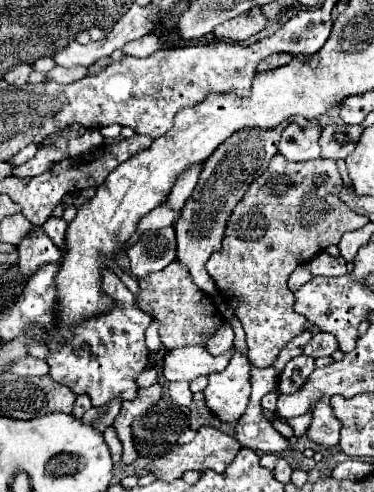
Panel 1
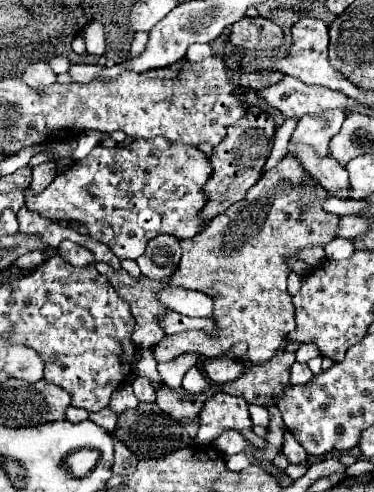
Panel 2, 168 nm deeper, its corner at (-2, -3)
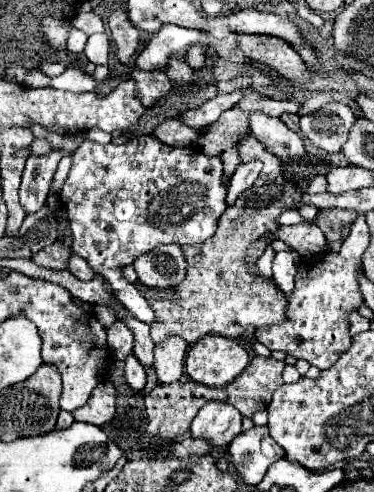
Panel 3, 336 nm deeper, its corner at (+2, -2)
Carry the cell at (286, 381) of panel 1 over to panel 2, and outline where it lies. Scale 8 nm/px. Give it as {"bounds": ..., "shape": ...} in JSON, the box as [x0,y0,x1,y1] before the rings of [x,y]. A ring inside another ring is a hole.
{"bounds":[290,363,312,385],"shape":[[[294,363],[290,371],[290,385],[304,385],[312,379],[312,371],[306,363]]]}

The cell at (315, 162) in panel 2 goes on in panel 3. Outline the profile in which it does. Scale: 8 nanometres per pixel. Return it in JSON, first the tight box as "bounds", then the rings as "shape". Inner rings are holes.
{"bounds":[250,114,308,160],"shape":[[[252,114],[250,132],[266,146],[270,154],[276,154],[280,160],[308,156],[302,136],[292,132],[284,122],[280,122],[280,118],[270,118],[266,114]]]}

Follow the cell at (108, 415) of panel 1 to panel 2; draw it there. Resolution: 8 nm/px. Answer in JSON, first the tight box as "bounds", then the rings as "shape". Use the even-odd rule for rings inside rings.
{"bounds":[110,383,138,413],"shape":[[[122,383],[122,385],[114,391],[112,399],[110,399],[110,407],[112,407],[116,413],[124,413],[124,409],[134,408],[137,407],[137,405],[138,399],[136,399],[130,383]]]}

